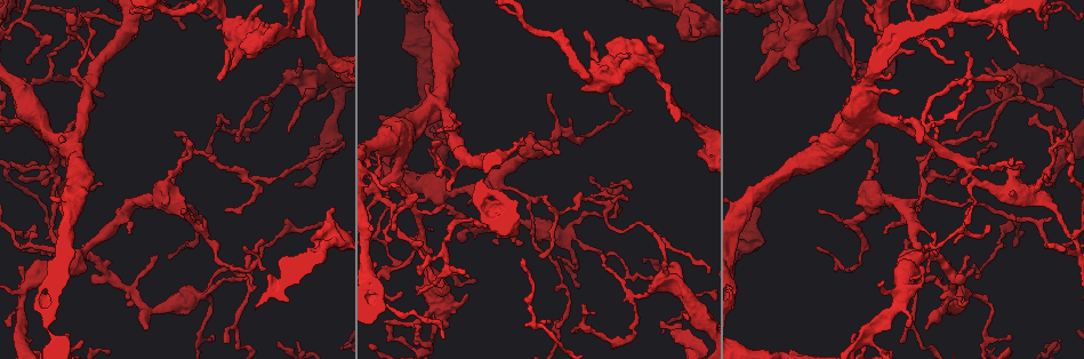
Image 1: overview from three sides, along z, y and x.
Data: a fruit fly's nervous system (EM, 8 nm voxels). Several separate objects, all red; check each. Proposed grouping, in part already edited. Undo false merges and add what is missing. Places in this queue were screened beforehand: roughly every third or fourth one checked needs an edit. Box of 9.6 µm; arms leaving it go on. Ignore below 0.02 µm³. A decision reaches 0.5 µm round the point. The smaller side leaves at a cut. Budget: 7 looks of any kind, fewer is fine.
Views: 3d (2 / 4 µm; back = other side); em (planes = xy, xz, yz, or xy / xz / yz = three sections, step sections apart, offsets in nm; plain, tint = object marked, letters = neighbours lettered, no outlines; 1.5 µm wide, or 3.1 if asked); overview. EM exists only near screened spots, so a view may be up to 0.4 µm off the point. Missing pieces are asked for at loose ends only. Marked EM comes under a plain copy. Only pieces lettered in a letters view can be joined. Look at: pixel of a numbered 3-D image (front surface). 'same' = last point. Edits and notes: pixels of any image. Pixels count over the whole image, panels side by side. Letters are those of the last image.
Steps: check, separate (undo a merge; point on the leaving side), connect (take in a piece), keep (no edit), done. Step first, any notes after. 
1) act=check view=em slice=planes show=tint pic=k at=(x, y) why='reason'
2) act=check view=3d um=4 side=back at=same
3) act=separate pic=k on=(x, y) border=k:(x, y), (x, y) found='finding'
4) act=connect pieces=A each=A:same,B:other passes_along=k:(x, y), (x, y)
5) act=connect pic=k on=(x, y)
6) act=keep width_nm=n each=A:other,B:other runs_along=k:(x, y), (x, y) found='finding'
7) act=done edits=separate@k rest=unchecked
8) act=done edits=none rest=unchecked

act=check view=3d um=2 pic=1 at=(698, 33) why='free end'

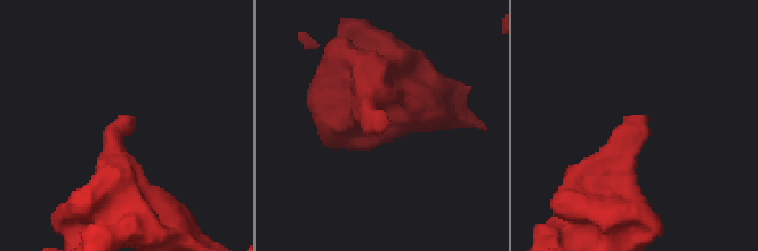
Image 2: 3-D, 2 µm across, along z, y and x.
act=check view=em slice=yz step=8 show=tint pic=2 at=(126, 115) why='need the tissue'

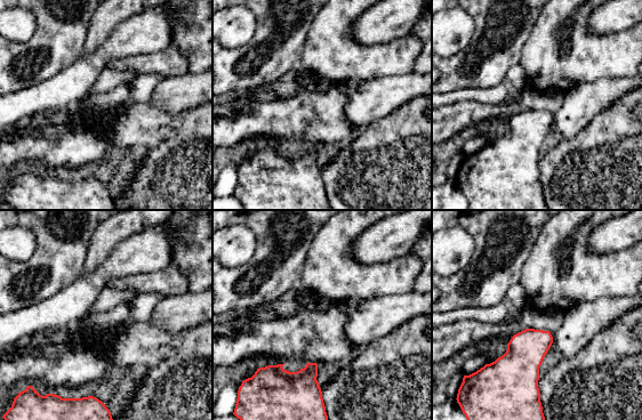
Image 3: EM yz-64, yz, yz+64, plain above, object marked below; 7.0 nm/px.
act=check view=em slice=planes show=letters at=same why='another direction'

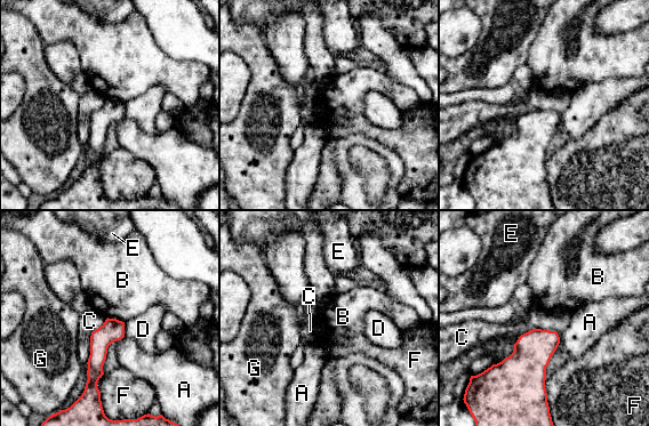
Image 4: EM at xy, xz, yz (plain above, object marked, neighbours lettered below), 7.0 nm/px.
act=keep each=A:other,B:other,C:other,D:other,E:other,F:other,G:other runs_along=4:(119, 323), (98, 345), (90, 384) found='none of them fits'

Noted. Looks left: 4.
act=check view=em slice=xy step=8 show=letters pic=1 at=(295, 185) why='long arm stops here'

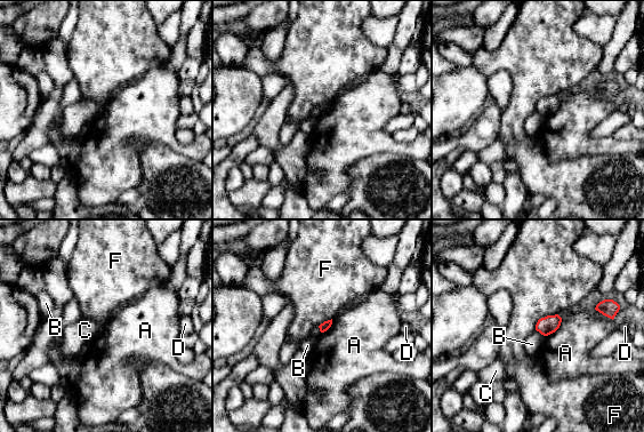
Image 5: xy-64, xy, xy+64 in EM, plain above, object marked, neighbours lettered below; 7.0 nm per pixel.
act=check view=em slice=planes show=letters at=same why='cut it another way'

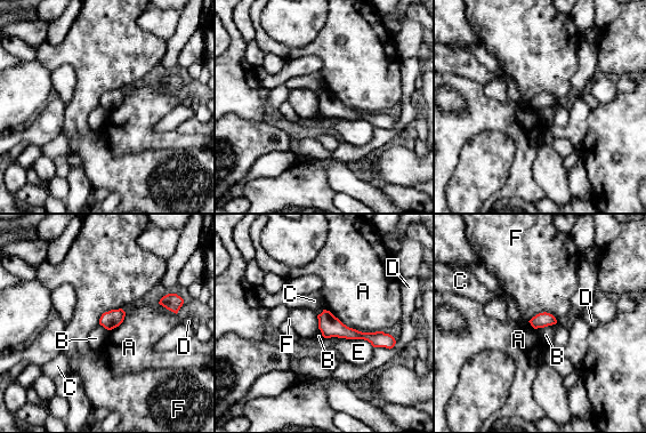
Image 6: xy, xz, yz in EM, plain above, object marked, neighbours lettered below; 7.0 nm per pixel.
act=keep width_nm=110 each=A:other,B:other,C:other,D:other,E:other,F:other found='none of them fits'

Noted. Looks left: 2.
act=check view=3d um=4 pic=1 at=(467, 275) why='an open end'

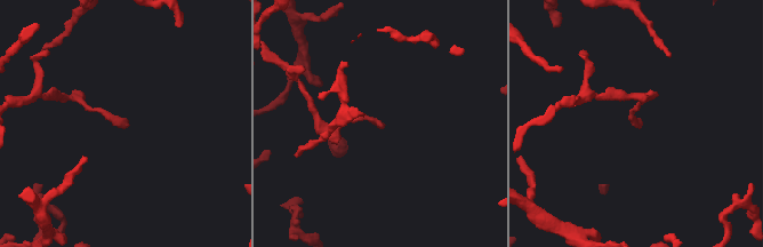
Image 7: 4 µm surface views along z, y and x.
act=check view=em slice=planes show=letters pic=7 at=(128, 125)

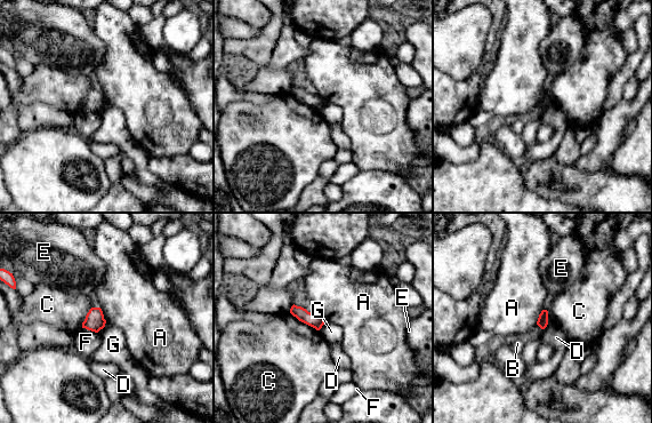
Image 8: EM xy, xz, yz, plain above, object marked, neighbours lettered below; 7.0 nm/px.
act=keep width_nm=80 each=A:other,B:other,C:other,D:other,E:other,F:other,G:other found='no lettered piece goes on from it'

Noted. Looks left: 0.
act=done edits=none rest=unchecked

